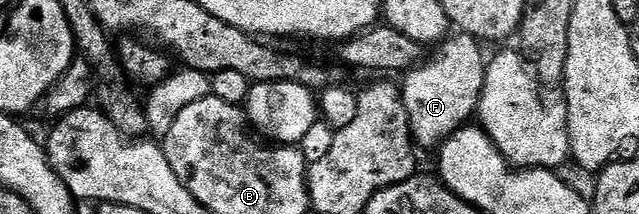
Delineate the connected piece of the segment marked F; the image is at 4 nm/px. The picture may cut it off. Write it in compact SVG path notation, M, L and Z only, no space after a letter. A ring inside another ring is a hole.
M464 34L454 35L446 39L444 43L436 49L433 61L422 62L416 68L404 73L405 84L400 85L401 97L407 106L409 115L409 125L413 128L414 141L426 144L427 147L436 149L445 143L449 137L453 136L474 119L478 111L481 95L487 90L487 59L481 53L482 45L473 36Z

